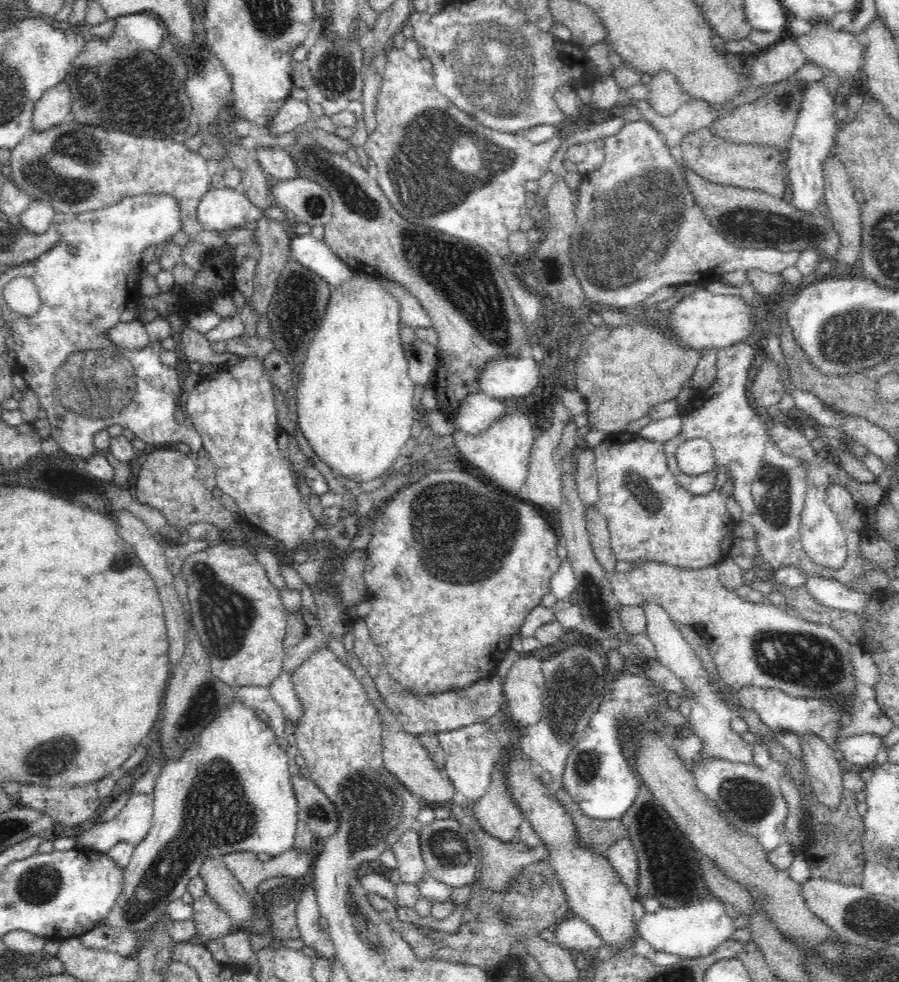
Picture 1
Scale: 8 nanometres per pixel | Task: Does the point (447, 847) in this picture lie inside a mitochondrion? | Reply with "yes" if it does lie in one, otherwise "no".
yes

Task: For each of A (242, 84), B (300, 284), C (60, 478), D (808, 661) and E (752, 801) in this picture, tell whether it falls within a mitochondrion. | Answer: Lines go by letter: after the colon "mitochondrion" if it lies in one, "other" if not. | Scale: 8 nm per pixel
A: other
B: mitochondrion
C: other
D: mitochondrion
E: mitochondrion

